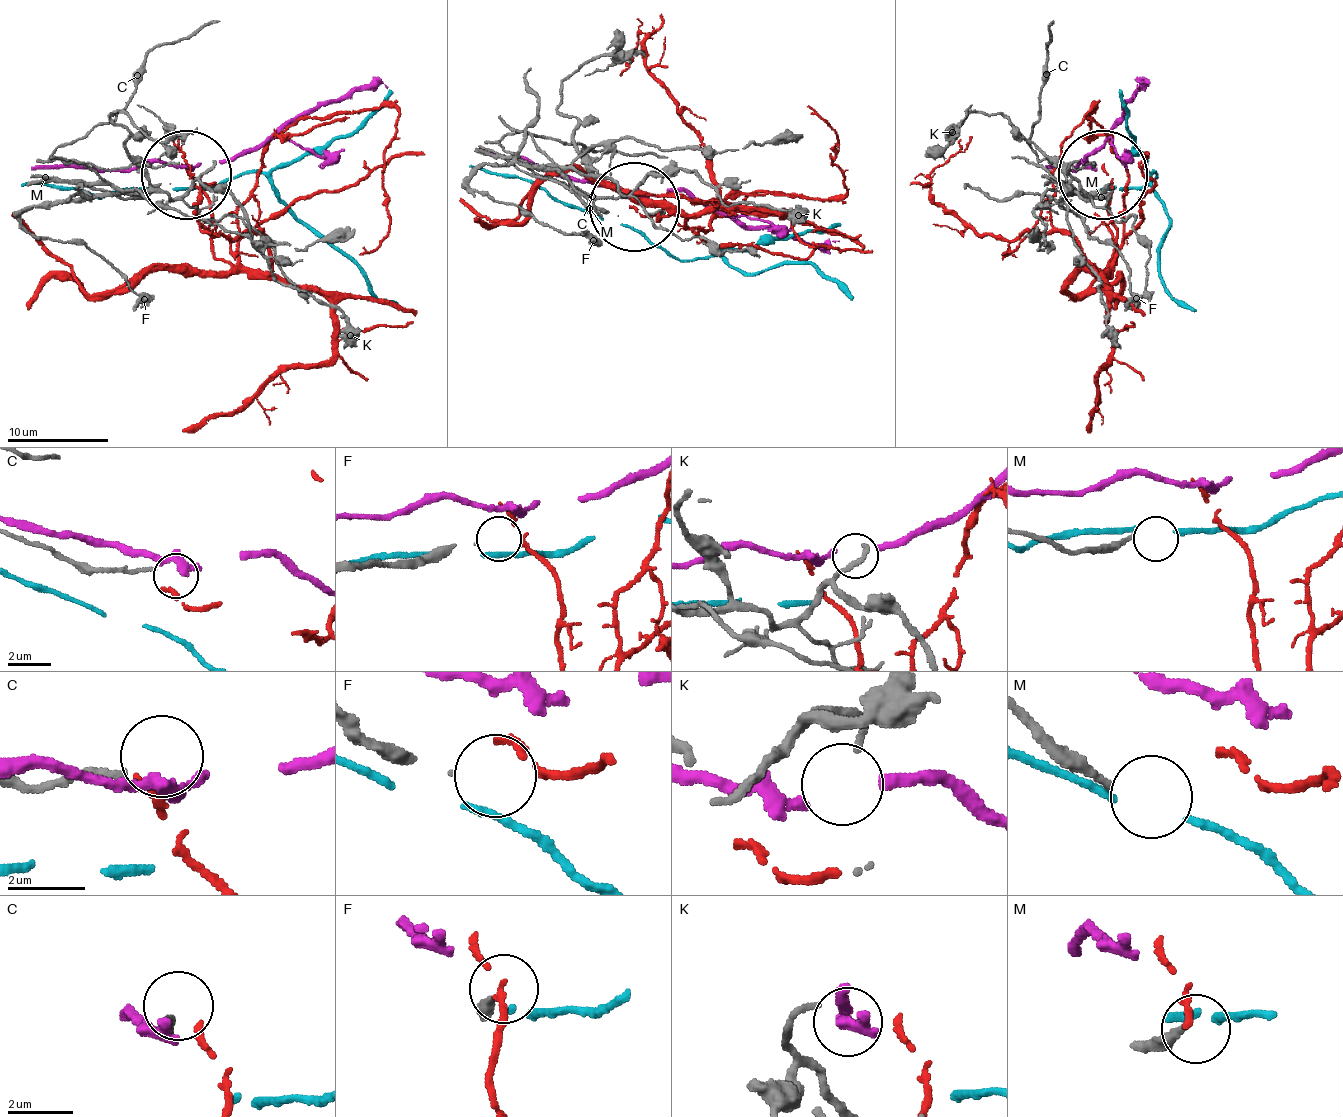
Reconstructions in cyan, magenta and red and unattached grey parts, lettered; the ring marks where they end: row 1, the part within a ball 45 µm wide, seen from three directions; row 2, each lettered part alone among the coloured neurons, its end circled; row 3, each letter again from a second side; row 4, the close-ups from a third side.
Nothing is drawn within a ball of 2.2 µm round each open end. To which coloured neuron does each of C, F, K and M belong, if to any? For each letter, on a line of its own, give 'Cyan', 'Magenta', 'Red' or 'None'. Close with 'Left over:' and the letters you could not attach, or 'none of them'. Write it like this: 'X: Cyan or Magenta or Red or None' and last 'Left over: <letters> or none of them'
C: None
F: None
K: None
M: None
Left over: C, F, K, M

